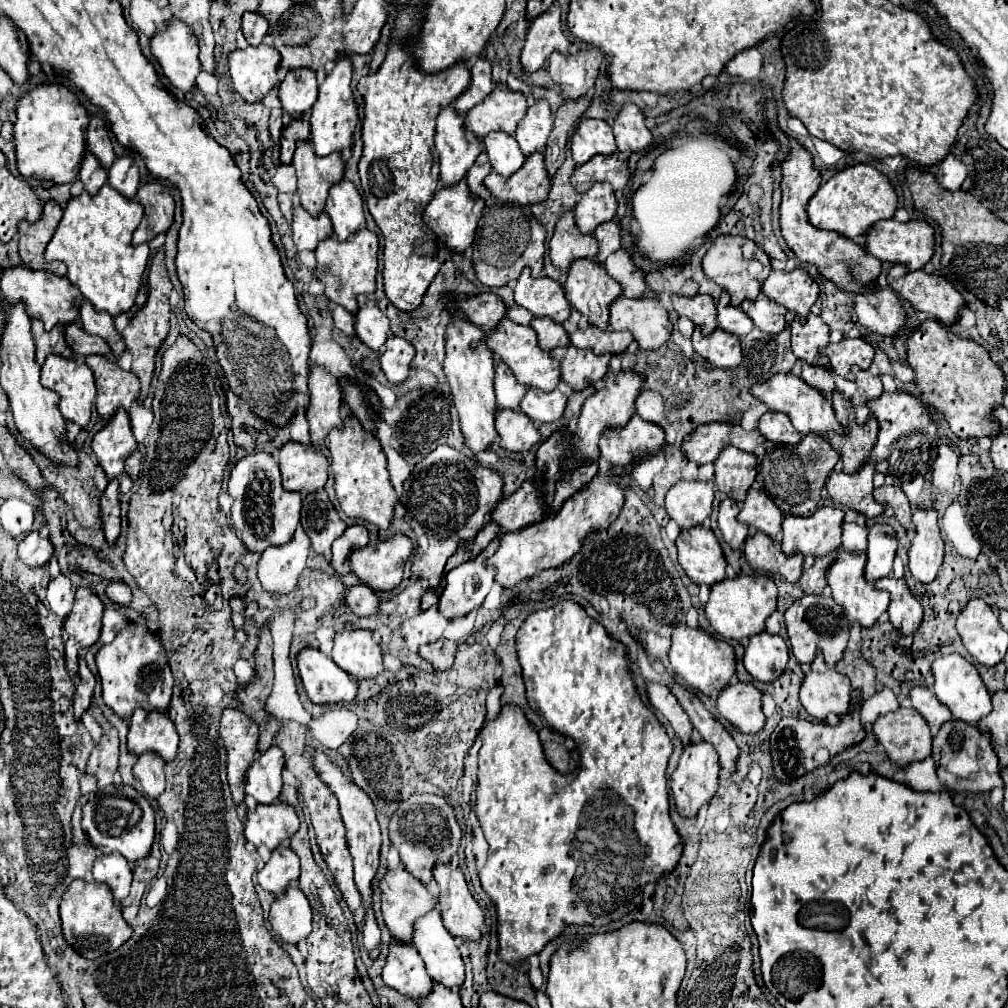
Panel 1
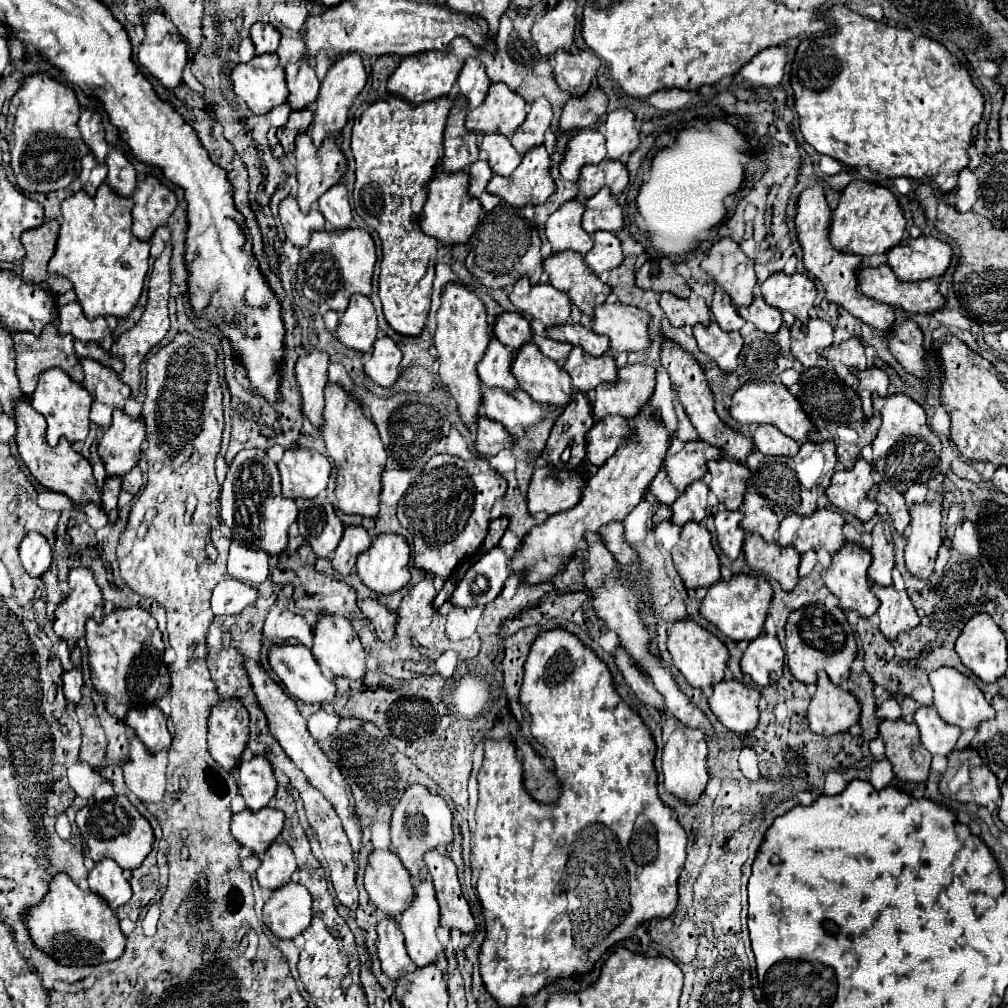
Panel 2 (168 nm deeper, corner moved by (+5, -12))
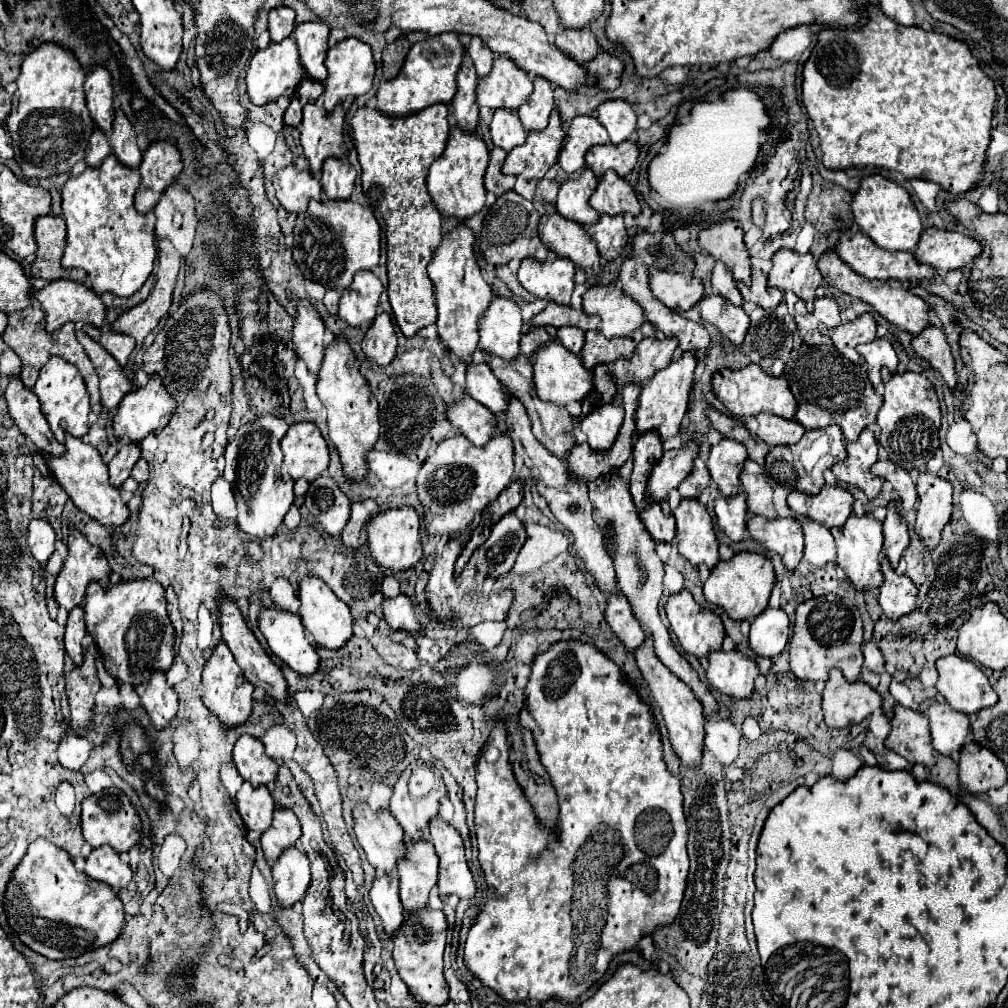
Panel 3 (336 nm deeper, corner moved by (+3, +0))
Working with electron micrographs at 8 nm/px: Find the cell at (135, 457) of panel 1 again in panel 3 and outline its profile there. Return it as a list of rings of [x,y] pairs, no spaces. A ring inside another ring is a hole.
[[[141,458],[141,460],[135,464],[135,468],[133,468],[133,472],[131,472],[131,478],[135,478],[137,482],[145,482],[145,480],[149,478],[149,464],[147,464],[145,458]]]

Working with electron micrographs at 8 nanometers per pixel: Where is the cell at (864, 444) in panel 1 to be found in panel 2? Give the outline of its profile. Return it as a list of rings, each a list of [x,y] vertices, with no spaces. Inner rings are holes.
[[[809,368],[809,370],[805,370],[801,374],[801,380],[799,380],[797,398],[817,428],[817,432],[809,434],[809,440],[813,440],[813,442],[827,442],[827,440],[835,442],[837,460],[843,468],[849,470],[855,464],[861,448],[871,444],[873,438],[877,436],[881,420],[863,418],[861,400],[855,392],[855,388],[843,384],[831,368],[827,368],[827,370]]]

